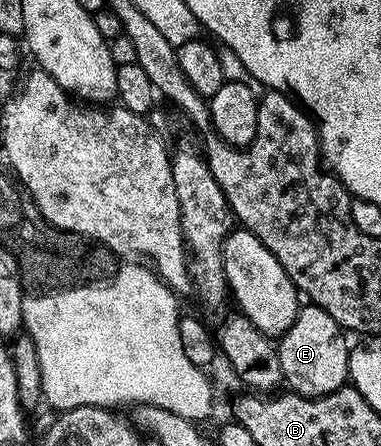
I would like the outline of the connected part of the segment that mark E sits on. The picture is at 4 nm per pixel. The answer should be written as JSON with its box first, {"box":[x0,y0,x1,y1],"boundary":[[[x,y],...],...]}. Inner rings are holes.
{"box":[277,302,351,396],"boundary":[[[312,302],[306,303],[306,305],[306,308],[304,305],[298,311],[295,322],[291,322],[289,329],[279,338],[277,344],[279,366],[283,366],[284,383],[292,391],[298,392],[301,396],[326,396],[335,390],[346,387],[349,380],[349,349],[351,344],[350,341],[345,341],[346,329],[340,328],[335,322],[335,318],[331,318],[331,314],[327,314],[327,310],[318,308]]]}

